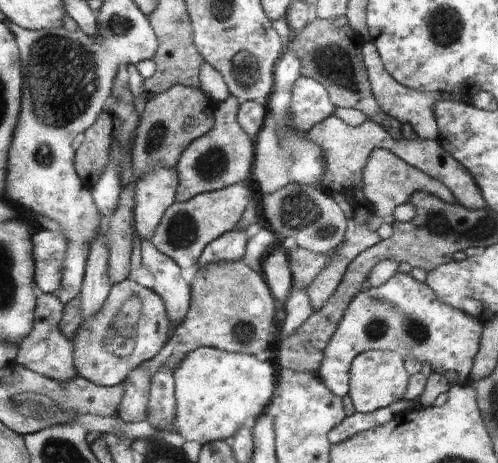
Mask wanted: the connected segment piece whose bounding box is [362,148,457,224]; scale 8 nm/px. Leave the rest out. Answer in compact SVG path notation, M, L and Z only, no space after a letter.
M376 148L372 150L366 168L362 172L362 190L364 196L370 200L373 213L380 216L386 224L394 224L394 210L400 204L408 202L408 198L416 191L426 191L440 200L444 200L446 204L456 204L456 197L440 182L428 176L425 172L414 168L400 159L398 156L386 149Z

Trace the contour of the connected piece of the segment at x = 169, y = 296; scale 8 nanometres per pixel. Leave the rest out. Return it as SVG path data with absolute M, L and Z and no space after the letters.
M142 242L140 246L142 264L150 270L154 278L152 289L164 302L168 320L171 328L184 322L188 308L190 308L191 286L189 286L182 275L180 267L164 253L161 253L152 242Z

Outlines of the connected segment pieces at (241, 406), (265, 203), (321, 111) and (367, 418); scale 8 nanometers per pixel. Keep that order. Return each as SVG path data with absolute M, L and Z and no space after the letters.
M200 347L186 354L180 366L173 370L175 382L176 414L172 430L185 442L208 444L234 436L239 428L264 414L272 396L276 394L277 377L269 361L259 361L254 355L231 353L218 348Z
M289 182L284 188L258 198L259 214L281 240L294 238L297 246L316 254L332 254L342 244L346 234L347 214L325 187L300 186Z
M300 75L292 88L290 120L298 132L308 132L333 114L335 106L317 80Z
M402 399L370 413L354 412L354 414L346 416L338 426L332 428L327 434L328 442L330 442L331 446L340 444L340 442L344 442L344 440L348 440L348 438L352 438L352 436L356 436L360 432L378 428L378 426L386 424L398 414L403 414L417 407L419 407L417 402Z

